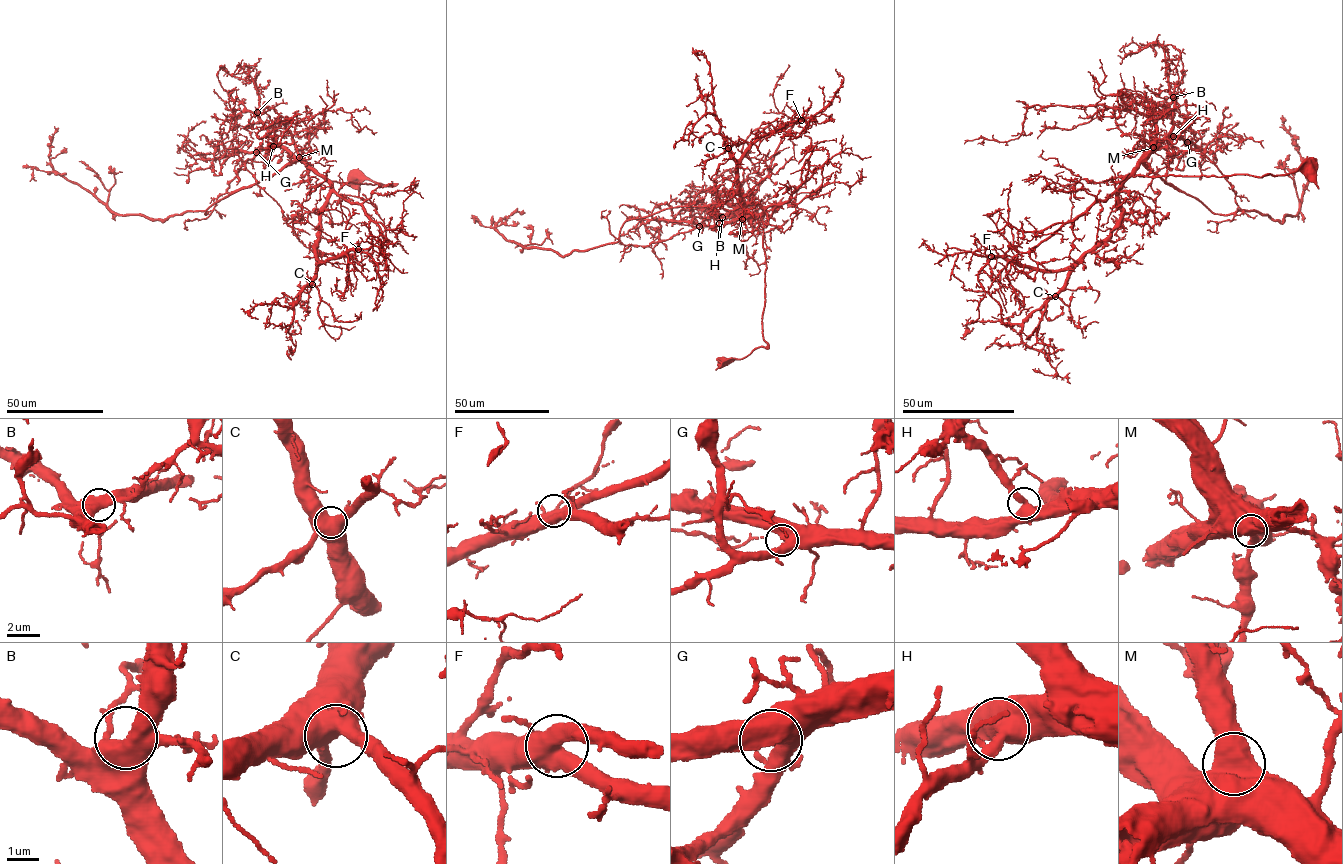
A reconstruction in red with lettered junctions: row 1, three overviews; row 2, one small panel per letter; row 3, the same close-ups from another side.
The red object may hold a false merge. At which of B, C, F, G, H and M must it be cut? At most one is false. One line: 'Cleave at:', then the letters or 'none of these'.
Cleave at: none of these

